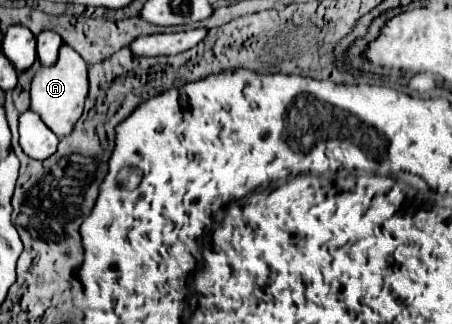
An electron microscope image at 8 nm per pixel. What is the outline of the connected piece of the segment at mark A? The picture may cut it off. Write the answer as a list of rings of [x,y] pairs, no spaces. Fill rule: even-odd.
[[[62,44],[58,62],[42,68],[32,78],[30,110],[38,112],[40,118],[48,124],[48,128],[56,136],[68,136],[84,112],[86,96],[88,96],[88,64],[84,62],[84,58],[74,48],[70,48],[68,44]]]

